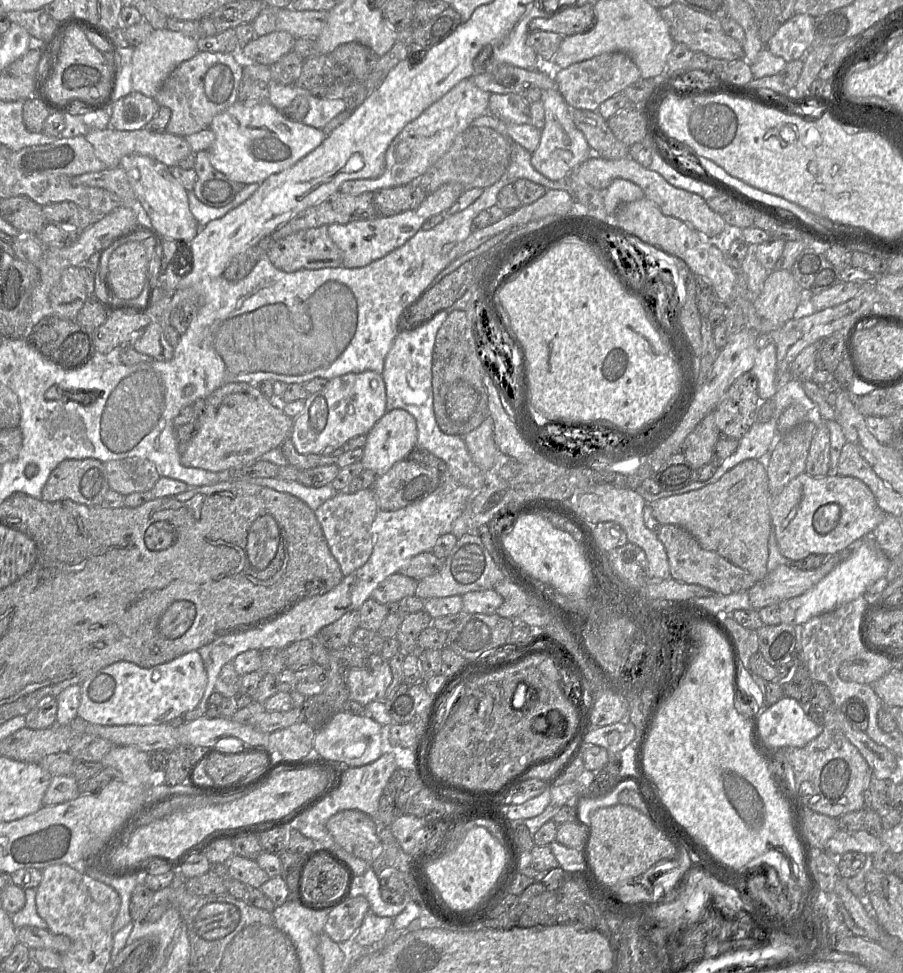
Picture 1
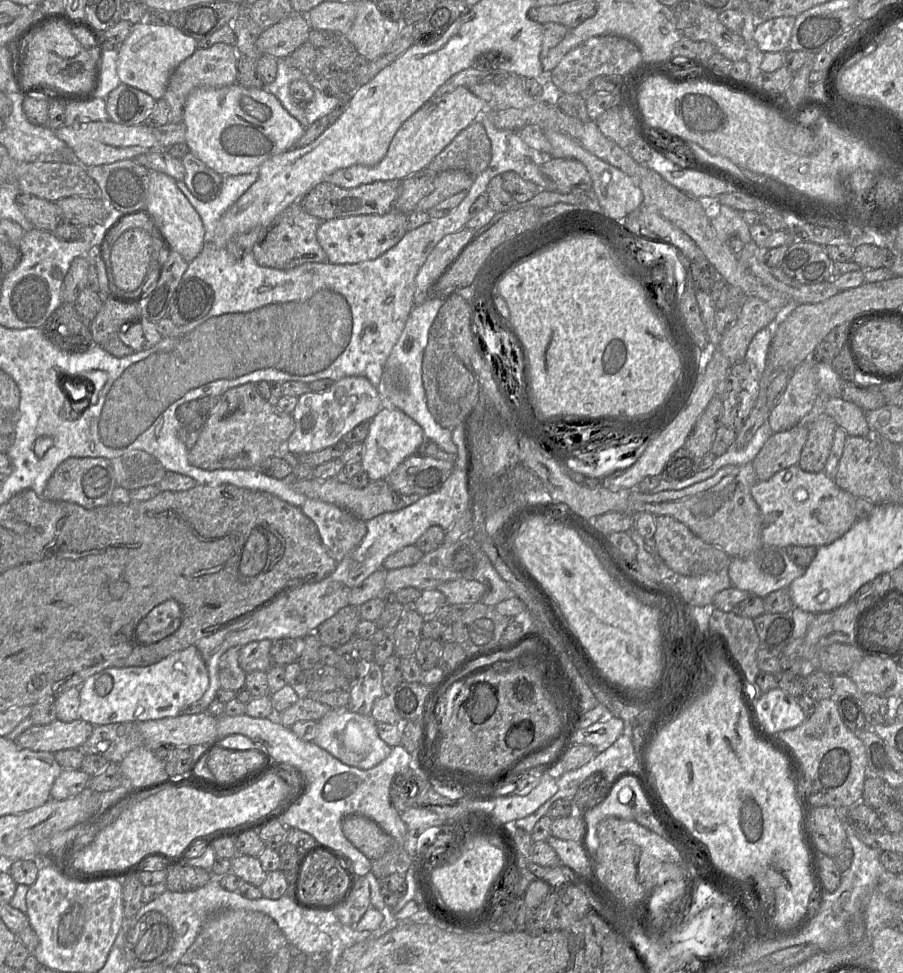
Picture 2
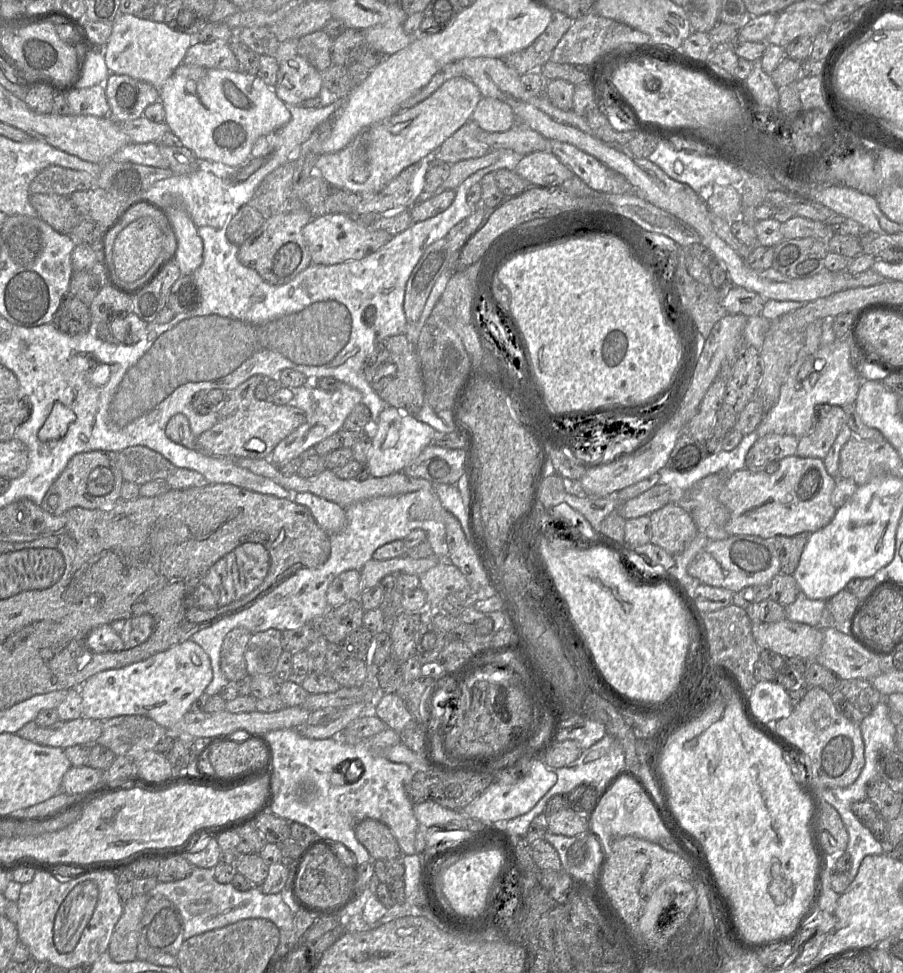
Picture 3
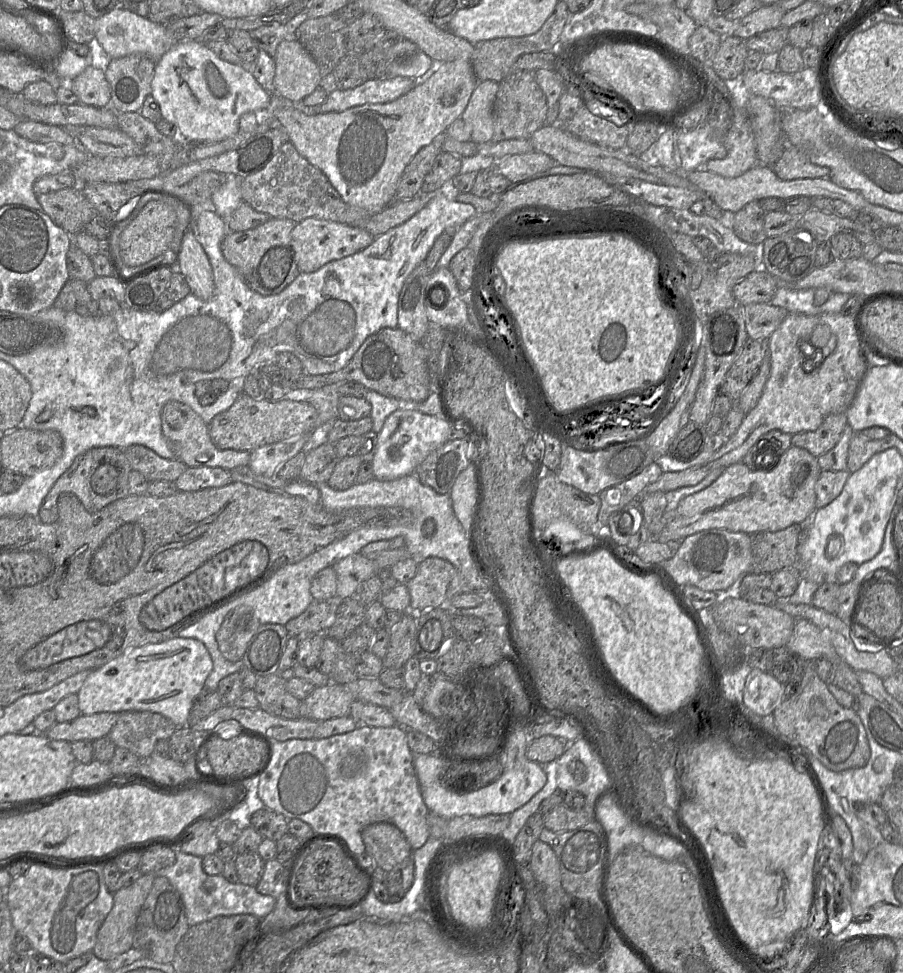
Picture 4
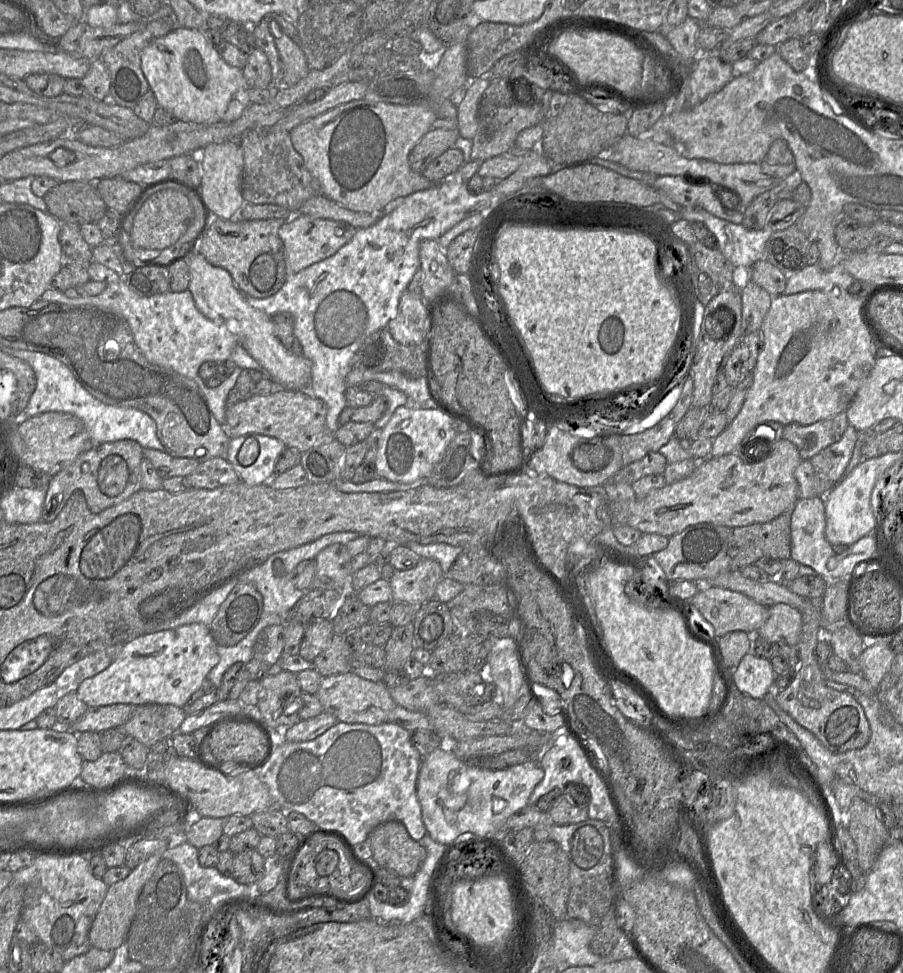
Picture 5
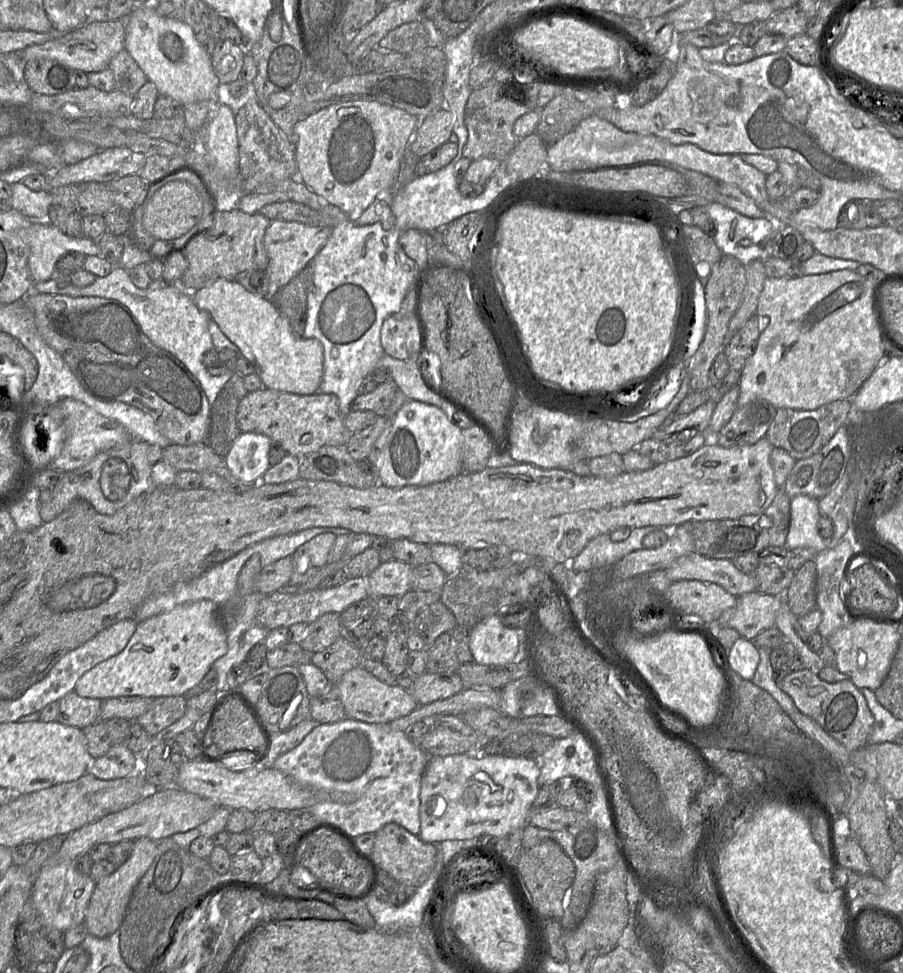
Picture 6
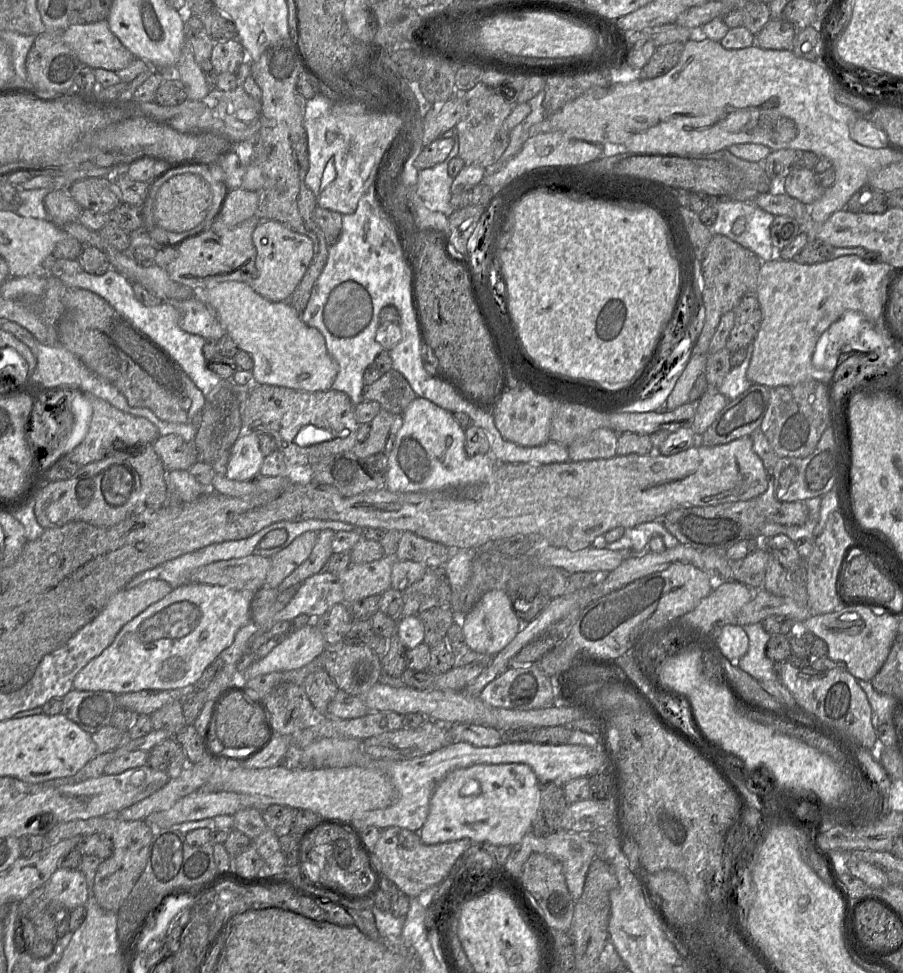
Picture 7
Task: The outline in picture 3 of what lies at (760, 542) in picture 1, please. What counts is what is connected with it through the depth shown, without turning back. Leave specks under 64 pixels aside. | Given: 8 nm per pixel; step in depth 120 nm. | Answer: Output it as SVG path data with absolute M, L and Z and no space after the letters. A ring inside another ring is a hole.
M731 475L706 476L688 489L676 503L691 515L698 533L709 540L724 540L729 537L725 531L729 512L719 501L719 494Z

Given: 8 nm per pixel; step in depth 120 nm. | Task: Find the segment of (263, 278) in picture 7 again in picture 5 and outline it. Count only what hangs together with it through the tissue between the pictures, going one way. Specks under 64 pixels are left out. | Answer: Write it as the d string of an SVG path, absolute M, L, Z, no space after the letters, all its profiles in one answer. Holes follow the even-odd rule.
M295 214L279 229L279 237L286 252L287 279L288 276L293 276L312 264L336 254L340 248L351 241L357 230L345 223Z

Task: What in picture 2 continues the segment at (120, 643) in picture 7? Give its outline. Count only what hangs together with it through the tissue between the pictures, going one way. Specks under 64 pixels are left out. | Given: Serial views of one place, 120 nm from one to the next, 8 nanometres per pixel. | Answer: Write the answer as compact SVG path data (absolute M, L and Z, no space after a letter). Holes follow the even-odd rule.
M196 646L175 652L146 667L110 667L79 687L79 719L93 726L175 717L202 698L209 687L207 666Z

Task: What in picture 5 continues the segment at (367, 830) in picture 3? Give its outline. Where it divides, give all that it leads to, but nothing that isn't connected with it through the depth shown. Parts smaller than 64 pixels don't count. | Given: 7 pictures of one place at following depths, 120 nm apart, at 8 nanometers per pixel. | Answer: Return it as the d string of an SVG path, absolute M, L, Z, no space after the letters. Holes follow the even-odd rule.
M397 821L378 825L368 835L372 861L378 868L385 868L397 876L413 877L426 859L426 850Z

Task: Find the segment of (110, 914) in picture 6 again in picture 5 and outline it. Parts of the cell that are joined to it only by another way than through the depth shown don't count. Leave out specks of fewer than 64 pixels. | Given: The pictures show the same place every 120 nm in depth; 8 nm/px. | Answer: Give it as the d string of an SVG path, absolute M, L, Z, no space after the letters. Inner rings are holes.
M161 855L150 856L132 869L125 879L108 886L106 896L89 930L88 939L92 947L102 950L115 950L125 942L136 912L138 897L143 886L157 868L161 858Z

